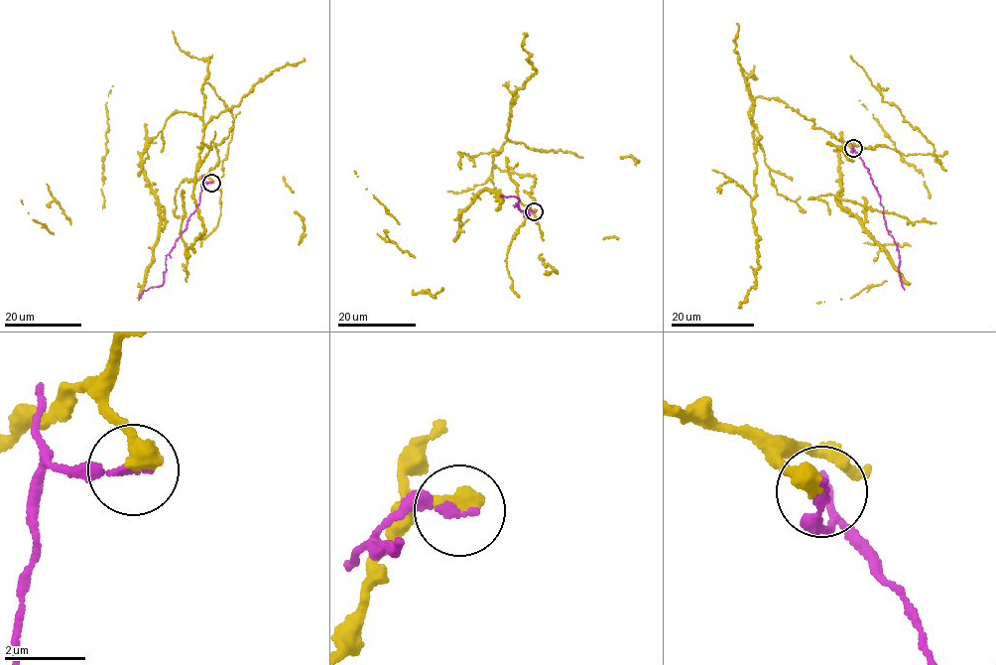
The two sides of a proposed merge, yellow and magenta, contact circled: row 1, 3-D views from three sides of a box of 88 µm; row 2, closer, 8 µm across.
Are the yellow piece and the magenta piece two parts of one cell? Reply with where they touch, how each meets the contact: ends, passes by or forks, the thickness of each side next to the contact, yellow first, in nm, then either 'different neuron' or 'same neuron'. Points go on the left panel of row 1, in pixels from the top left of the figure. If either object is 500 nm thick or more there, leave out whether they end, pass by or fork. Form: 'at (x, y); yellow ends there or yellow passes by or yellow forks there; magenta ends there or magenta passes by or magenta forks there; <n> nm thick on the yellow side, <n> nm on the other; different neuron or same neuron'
at (211, 183); yellow ends there; magenta ends there; 460 nm thick on the yellow side, 190 nm on the other; different neuron

